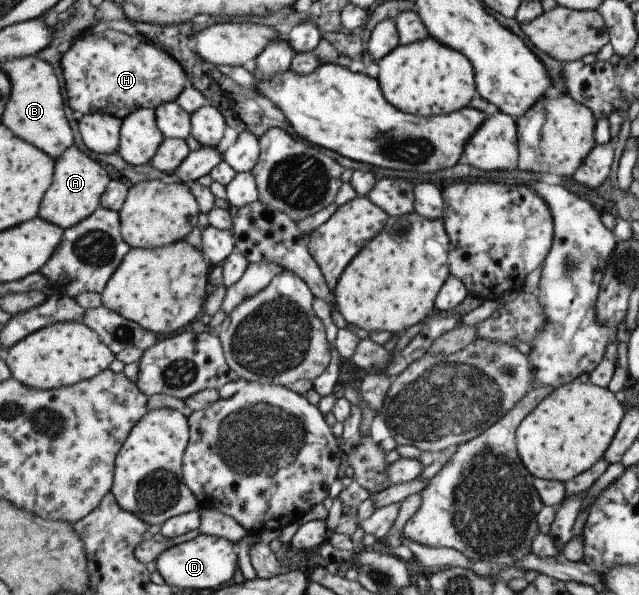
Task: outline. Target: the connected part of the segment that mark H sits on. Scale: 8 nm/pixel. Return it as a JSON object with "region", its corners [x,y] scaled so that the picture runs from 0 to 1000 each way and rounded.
{"region":[[[152,45],[150,52],[113,67],[113,76],[94,97],[94,114],[100,131],[103,171],[119,195],[160,188],[191,202],[210,185],[225,182],[241,187],[254,175],[274,170],[293,143],[285,114],[263,89],[221,67],[219,61],[200,59],[200,54],[171,45]]]}

